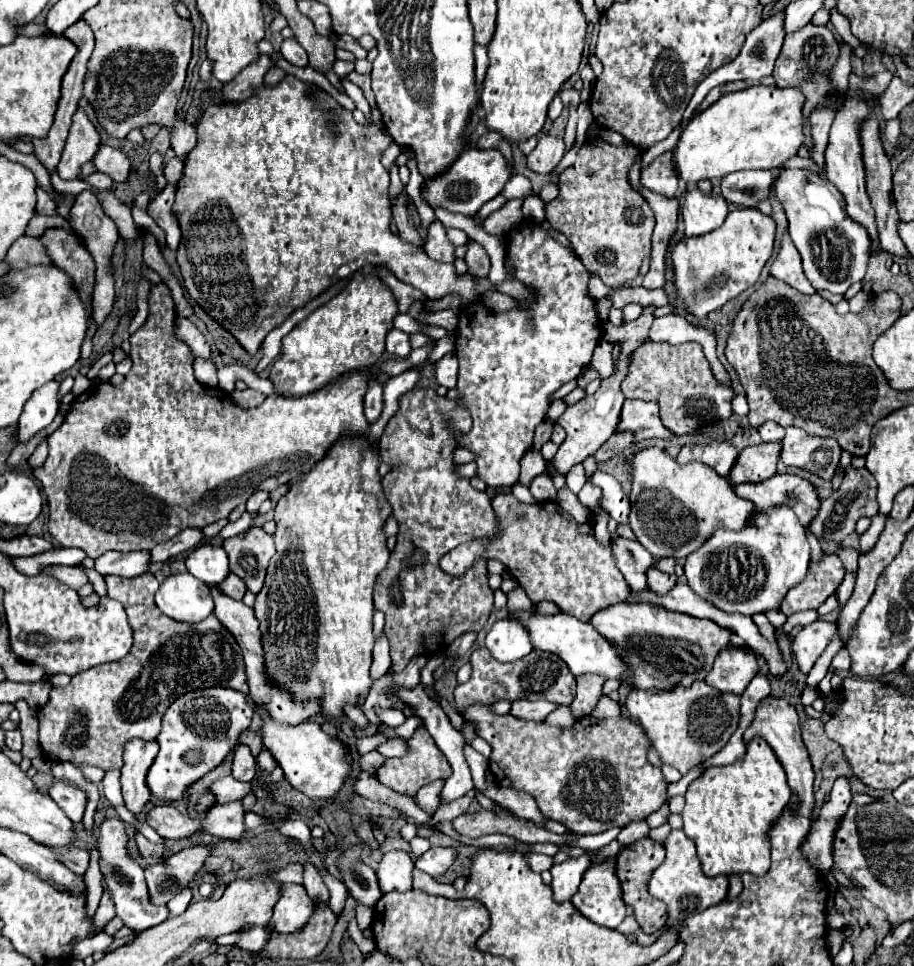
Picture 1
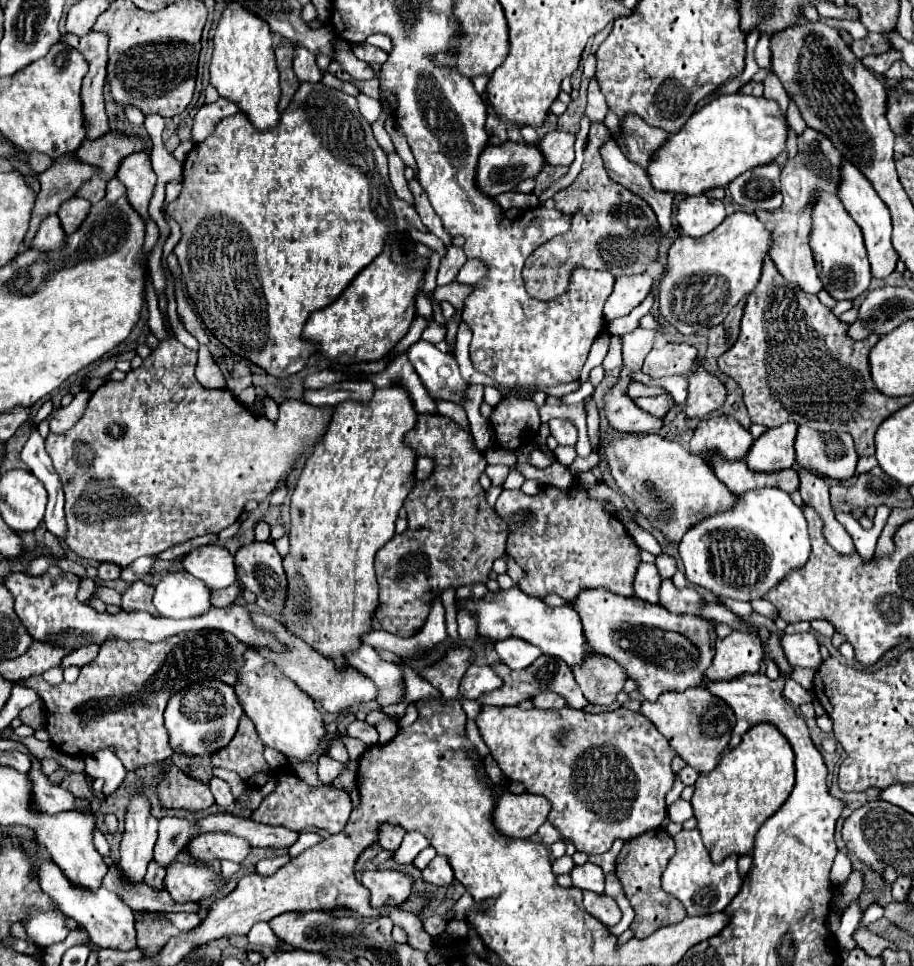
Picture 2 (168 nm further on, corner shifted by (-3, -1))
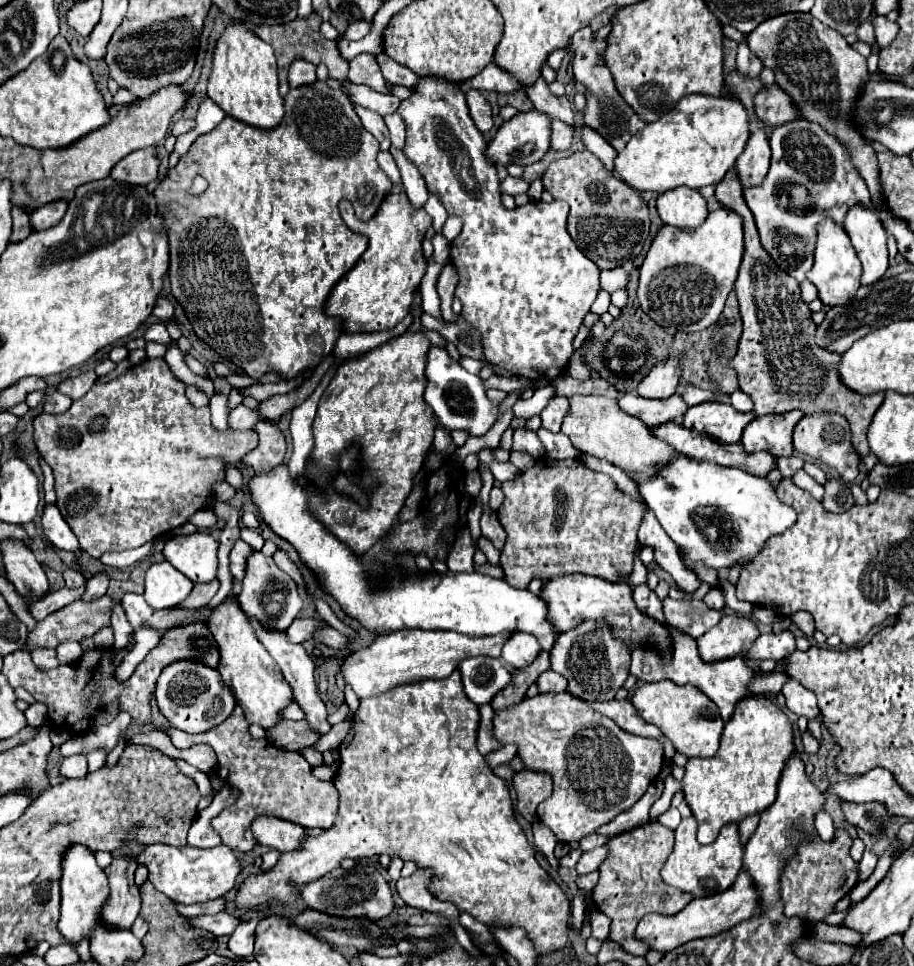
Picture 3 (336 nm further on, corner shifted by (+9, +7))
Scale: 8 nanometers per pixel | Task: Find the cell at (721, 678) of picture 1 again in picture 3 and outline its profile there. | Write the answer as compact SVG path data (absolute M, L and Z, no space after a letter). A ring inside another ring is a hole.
M723 615L723 619L697 639L703 661L721 661L735 655L745 655L751 643L759 637L759 629L751 617Z

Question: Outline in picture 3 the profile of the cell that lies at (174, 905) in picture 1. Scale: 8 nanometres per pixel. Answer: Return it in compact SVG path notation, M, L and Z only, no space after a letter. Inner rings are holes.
M155 843L155 845L149 845L141 855L137 855L137 861L147 863L149 881L155 885L157 891L185 905L219 899L221 895L225 895L235 887L235 879L241 871L241 865L235 853L225 845L213 847L213 849L195 849L189 845L169 847L169 845Z

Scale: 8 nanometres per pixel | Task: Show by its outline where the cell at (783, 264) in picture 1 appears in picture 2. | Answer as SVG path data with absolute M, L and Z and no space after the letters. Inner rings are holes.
M805 129L797 137L797 155L787 159L785 167L781 169L781 193L783 205L773 211L759 209L755 215L765 223L767 231L771 233L771 249L769 255L775 261L779 273L787 279L797 283L807 293L819 293L823 283L815 269L815 259L809 247L809 233L811 233L811 207L817 201L821 191L837 193L841 183L841 161L843 155L833 147L831 139L815 129Z

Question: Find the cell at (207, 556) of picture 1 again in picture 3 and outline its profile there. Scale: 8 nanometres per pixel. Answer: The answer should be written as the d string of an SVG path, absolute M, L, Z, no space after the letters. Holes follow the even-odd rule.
M203 531L193 535L175 535L167 541L163 555L193 583L207 583L217 577L219 543Z

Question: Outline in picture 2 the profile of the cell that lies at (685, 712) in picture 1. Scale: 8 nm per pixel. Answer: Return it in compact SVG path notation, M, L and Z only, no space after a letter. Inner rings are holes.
M701 685L681 693L663 693L655 703L643 701L641 713L667 737L677 755L699 773L709 773L717 767L735 725L735 715L727 703L715 699L715 695Z

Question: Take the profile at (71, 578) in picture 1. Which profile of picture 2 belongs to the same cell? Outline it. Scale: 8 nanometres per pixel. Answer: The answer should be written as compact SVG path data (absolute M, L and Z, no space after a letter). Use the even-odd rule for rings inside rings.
M97 583L97 587L95 587L95 589L97 589L97 595L99 595L99 599L101 599L101 601L121 607L121 595L119 595L115 589L109 589L109 587L101 585L101 583Z

